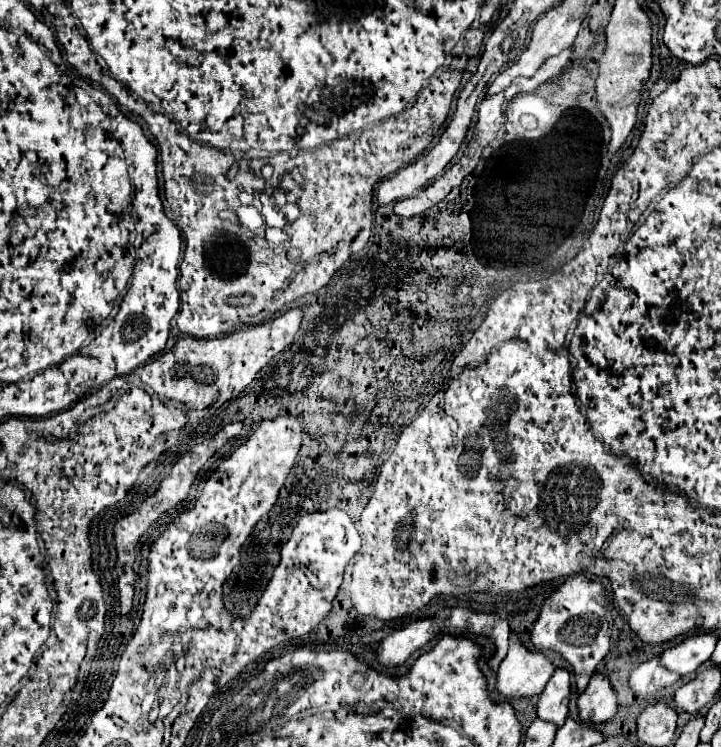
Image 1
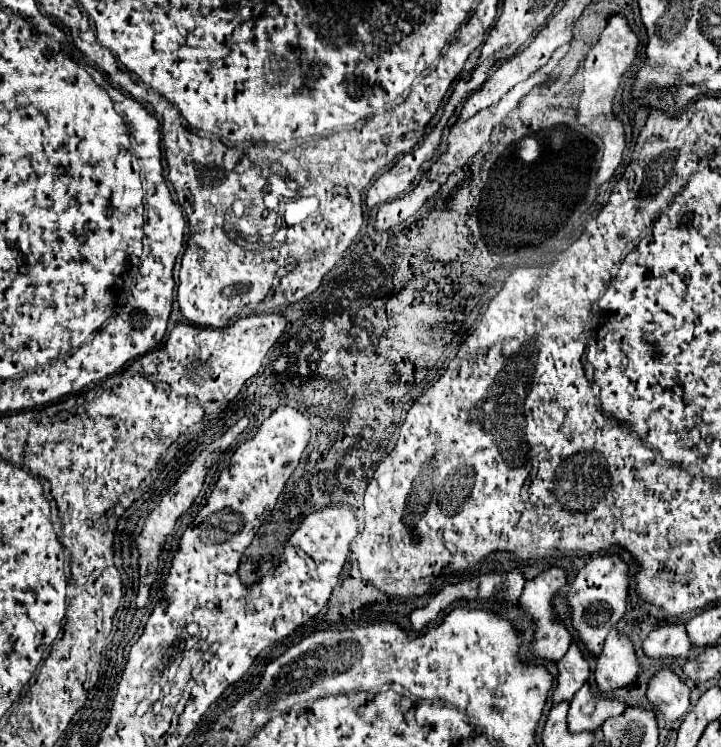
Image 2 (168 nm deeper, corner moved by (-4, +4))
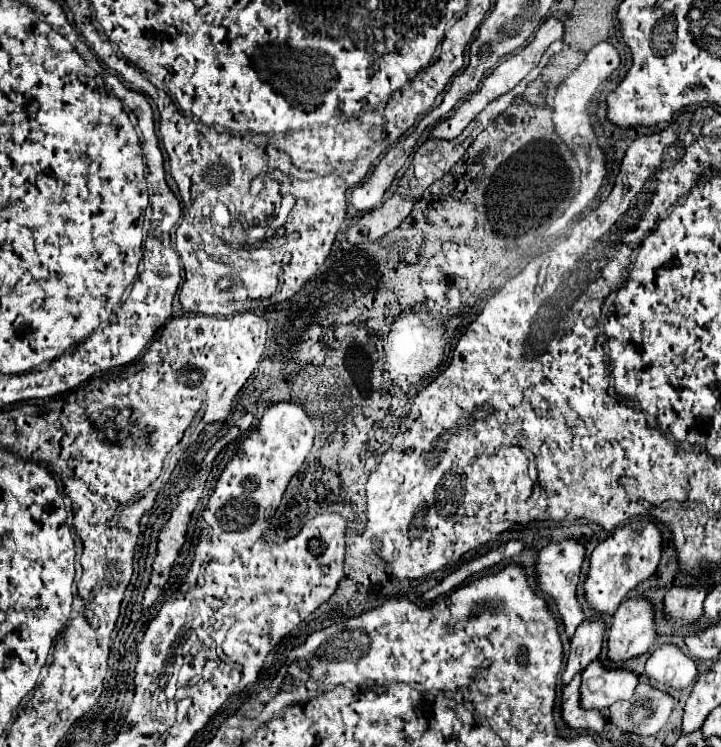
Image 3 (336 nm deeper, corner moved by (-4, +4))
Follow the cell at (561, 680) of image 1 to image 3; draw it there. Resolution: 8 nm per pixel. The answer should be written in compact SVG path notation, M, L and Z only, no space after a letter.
M589 619L583 621L575 635L571 637L571 651L567 659L567 667L563 671L563 683L569 683L575 673L581 673L593 659L599 657L603 647L603 635L605 635L605 619Z

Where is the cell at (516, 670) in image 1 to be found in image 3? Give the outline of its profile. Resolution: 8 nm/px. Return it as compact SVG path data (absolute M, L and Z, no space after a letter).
M563 539L557 543L549 543L545 549L541 549L537 557L537 583L545 595L555 599L559 613L565 623L565 631L571 637L579 623L585 619L583 607L577 601L577 585L579 585L579 575L581 575L581 565L585 559L585 547L579 541L573 539Z

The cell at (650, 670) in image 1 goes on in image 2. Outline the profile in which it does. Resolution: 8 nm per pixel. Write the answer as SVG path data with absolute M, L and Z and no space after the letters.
M685 621L657 627L643 643L643 653L651 659L681 659L687 657L691 645L685 631Z

